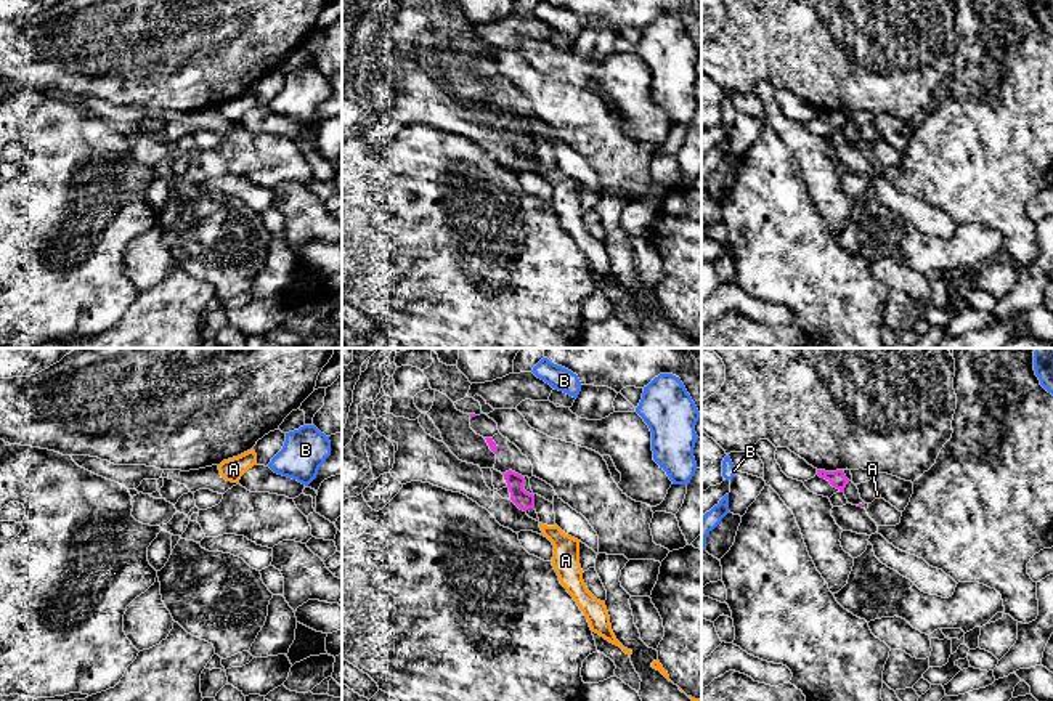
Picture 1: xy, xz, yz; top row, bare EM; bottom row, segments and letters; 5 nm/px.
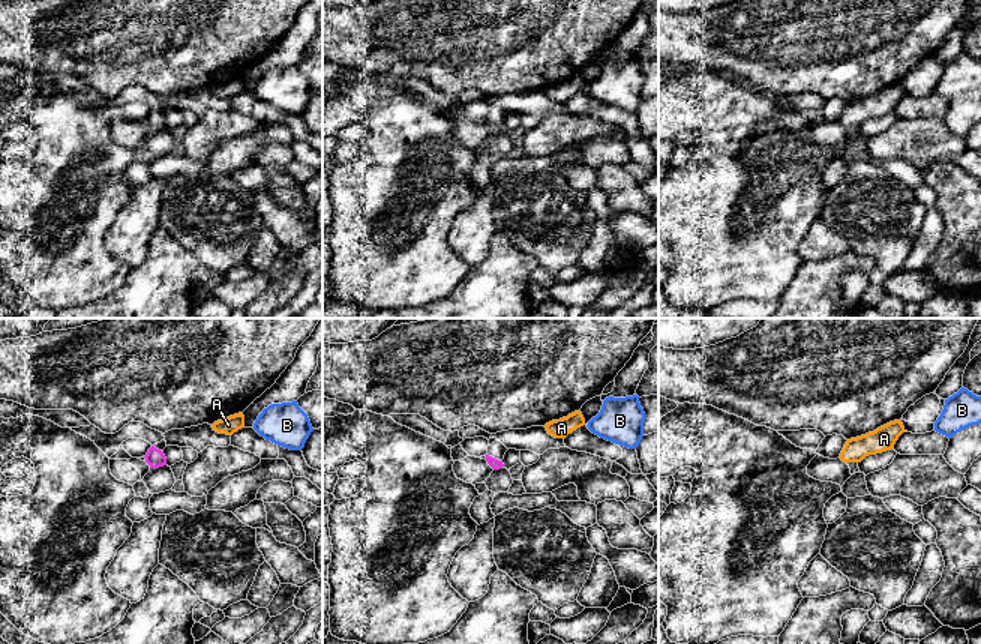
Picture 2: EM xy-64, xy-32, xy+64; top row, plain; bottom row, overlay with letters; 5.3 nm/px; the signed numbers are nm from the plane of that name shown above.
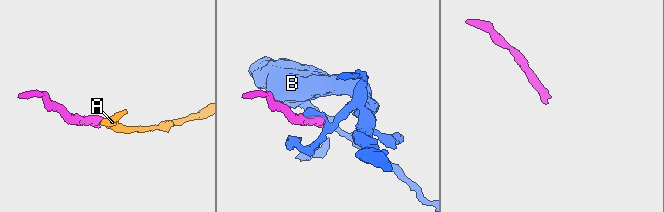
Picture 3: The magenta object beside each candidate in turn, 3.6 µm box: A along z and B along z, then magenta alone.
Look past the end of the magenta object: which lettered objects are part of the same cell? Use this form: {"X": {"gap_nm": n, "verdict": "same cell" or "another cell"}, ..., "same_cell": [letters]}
{"A": {"gap_nm": 90, "verdict": "same cell"}, "B": {"gap_nm": 360, "verdict": "another cell"}, "same_cell": ["A"]}

